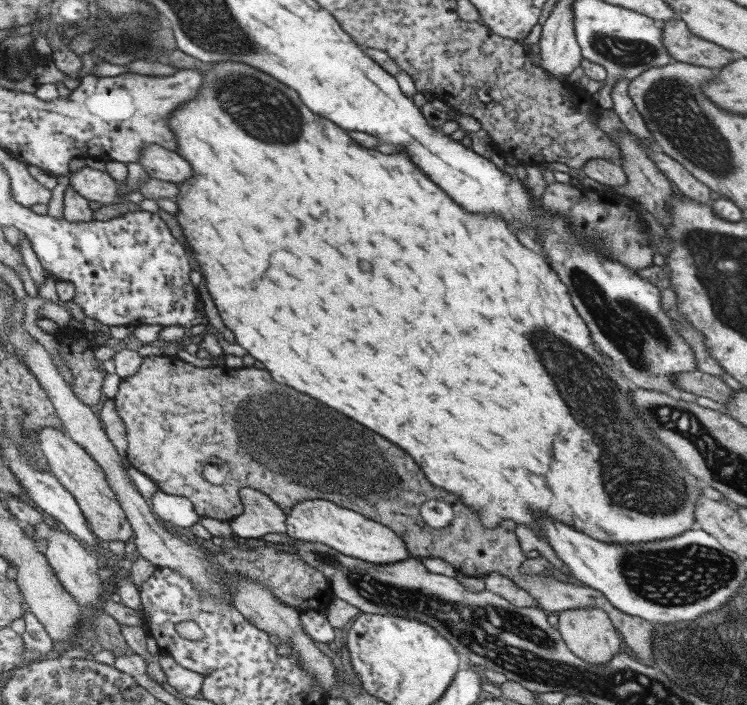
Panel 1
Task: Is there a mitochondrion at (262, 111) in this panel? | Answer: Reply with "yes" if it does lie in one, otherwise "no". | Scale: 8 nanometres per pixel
yes

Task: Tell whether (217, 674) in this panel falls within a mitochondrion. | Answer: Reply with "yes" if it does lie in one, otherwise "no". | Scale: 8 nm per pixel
no

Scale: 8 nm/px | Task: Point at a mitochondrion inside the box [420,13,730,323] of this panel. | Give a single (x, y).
(624, 52)

